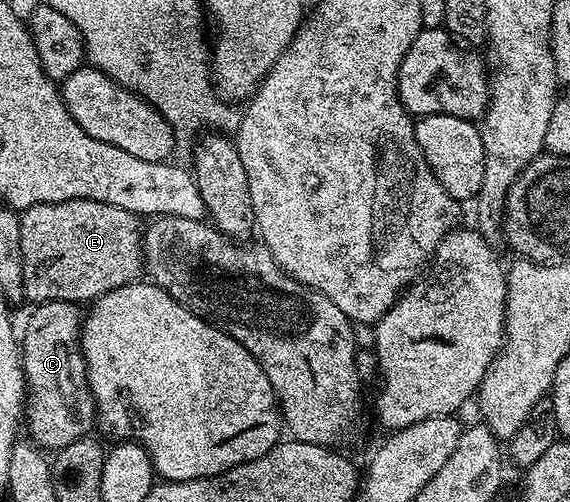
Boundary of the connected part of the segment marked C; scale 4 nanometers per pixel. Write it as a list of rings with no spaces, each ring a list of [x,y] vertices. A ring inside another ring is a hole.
[[[40,301],[34,306],[35,309],[27,317],[27,326],[21,329],[21,356],[23,358],[23,378],[27,380],[27,392],[25,394],[25,429],[29,432],[30,440],[34,441],[44,451],[58,451],[69,447],[77,439],[88,436],[97,425],[97,414],[95,412],[95,400],[91,394],[91,388],[87,386],[87,360],[83,358],[81,348],[81,309],[78,304],[70,301]]]

